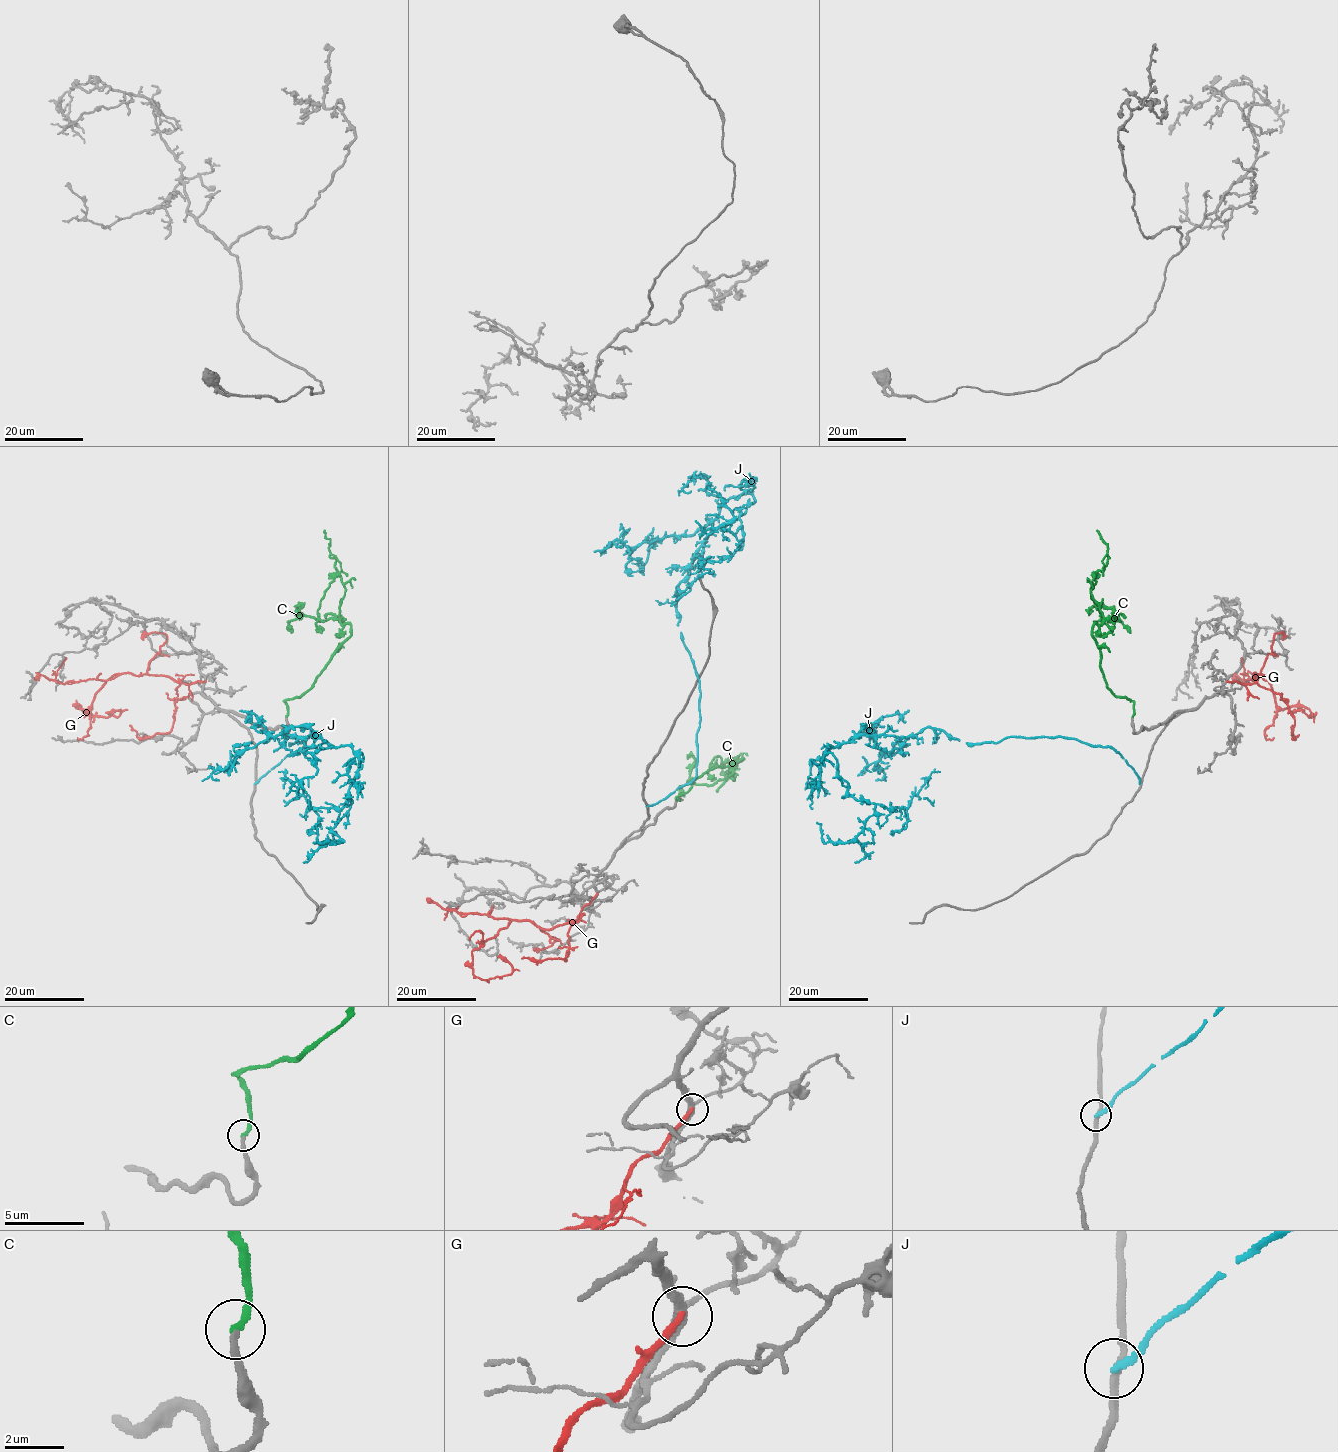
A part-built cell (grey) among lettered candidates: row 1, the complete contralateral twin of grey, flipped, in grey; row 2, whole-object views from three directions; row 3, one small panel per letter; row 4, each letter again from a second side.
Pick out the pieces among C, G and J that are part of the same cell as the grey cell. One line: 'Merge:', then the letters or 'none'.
Merge: C

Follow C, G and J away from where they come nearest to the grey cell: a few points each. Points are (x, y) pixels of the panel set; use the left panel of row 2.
C: (286, 716), (284, 701), (311, 687), (350, 636), (339, 619), (339, 576), (317, 612), (324, 630)
G: (205, 681), (116, 673), (92, 705), (80, 706), (104, 717), (121, 710), (106, 712)
J: (254, 783), (305, 746), (284, 727), (363, 759), (341, 808), (309, 807), (278, 772)

